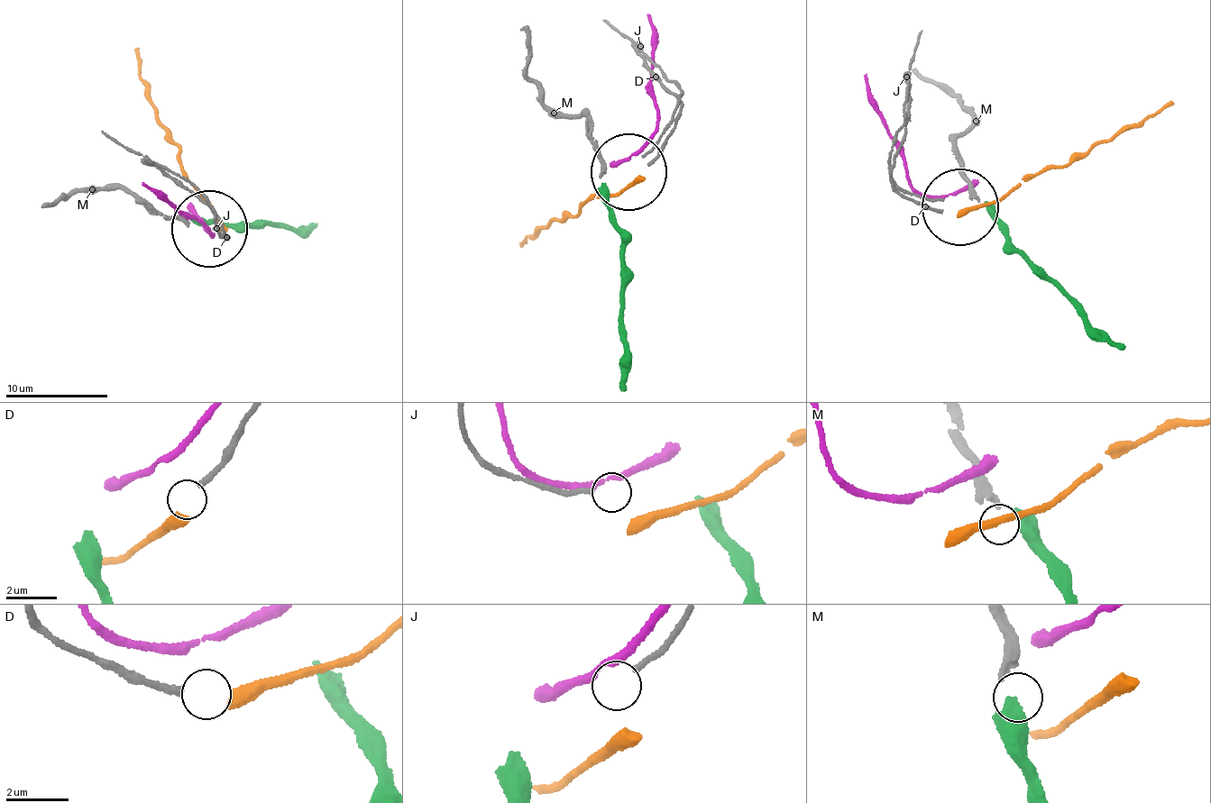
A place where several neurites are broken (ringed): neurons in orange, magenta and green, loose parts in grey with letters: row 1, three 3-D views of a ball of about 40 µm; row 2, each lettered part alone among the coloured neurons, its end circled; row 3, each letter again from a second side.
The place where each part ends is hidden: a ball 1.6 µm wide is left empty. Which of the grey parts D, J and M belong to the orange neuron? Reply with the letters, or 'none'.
D

